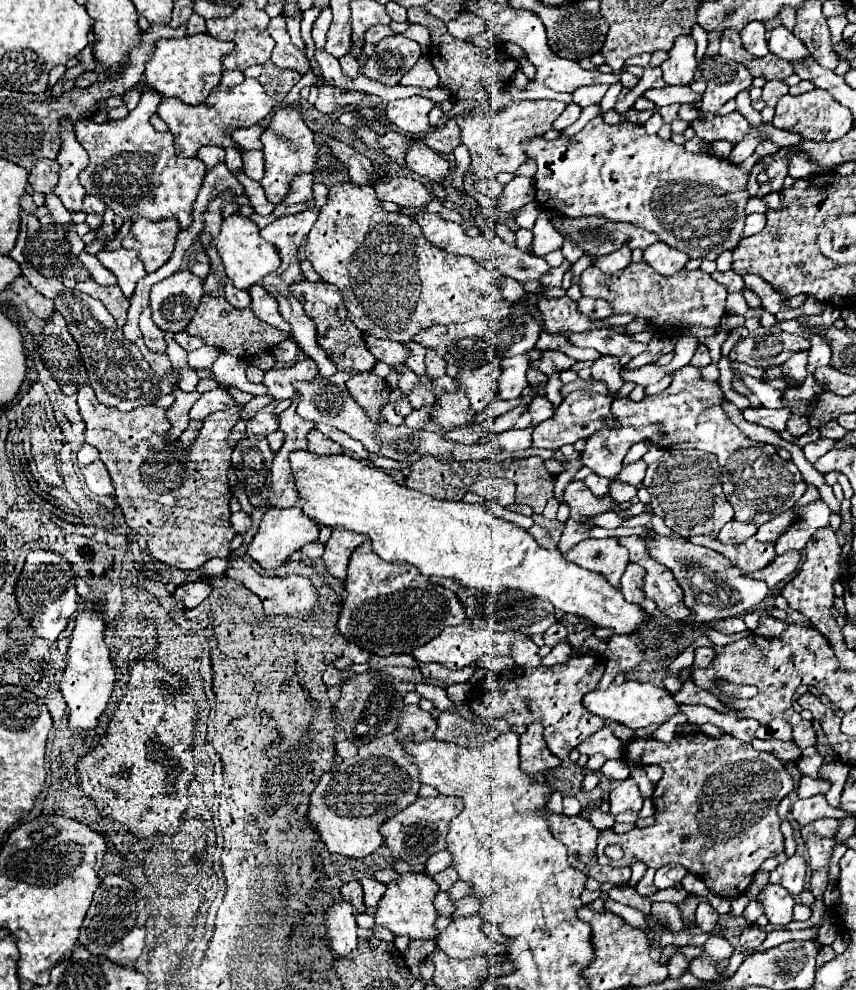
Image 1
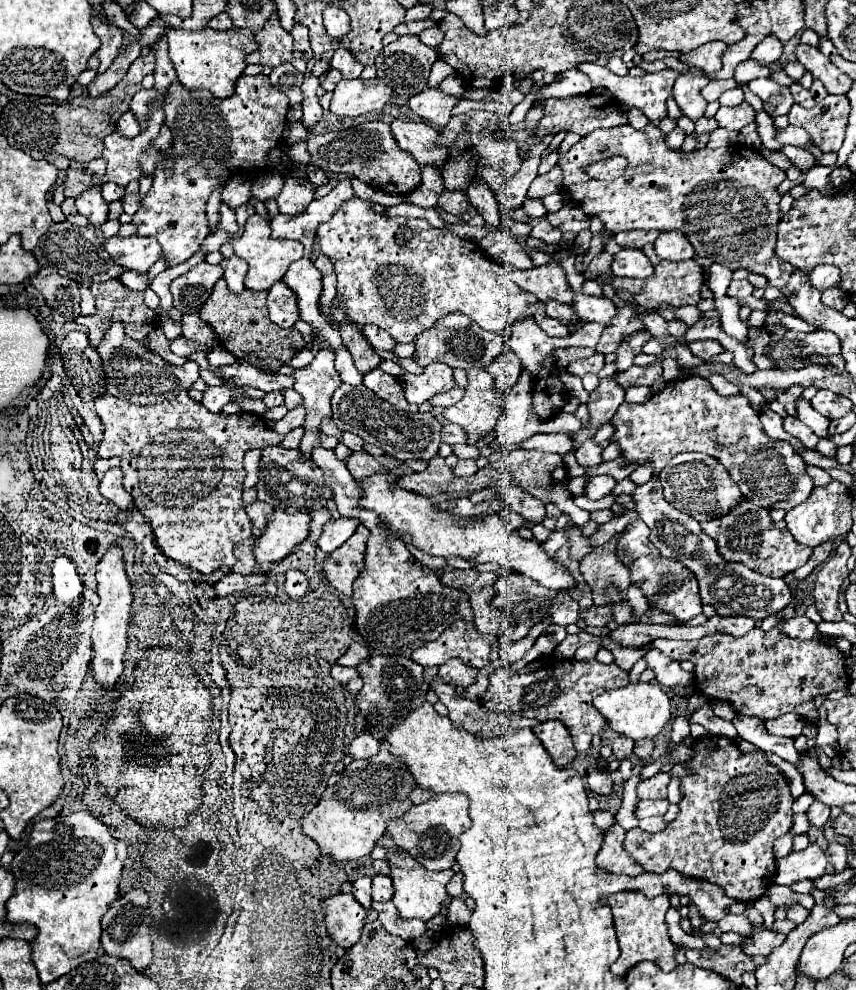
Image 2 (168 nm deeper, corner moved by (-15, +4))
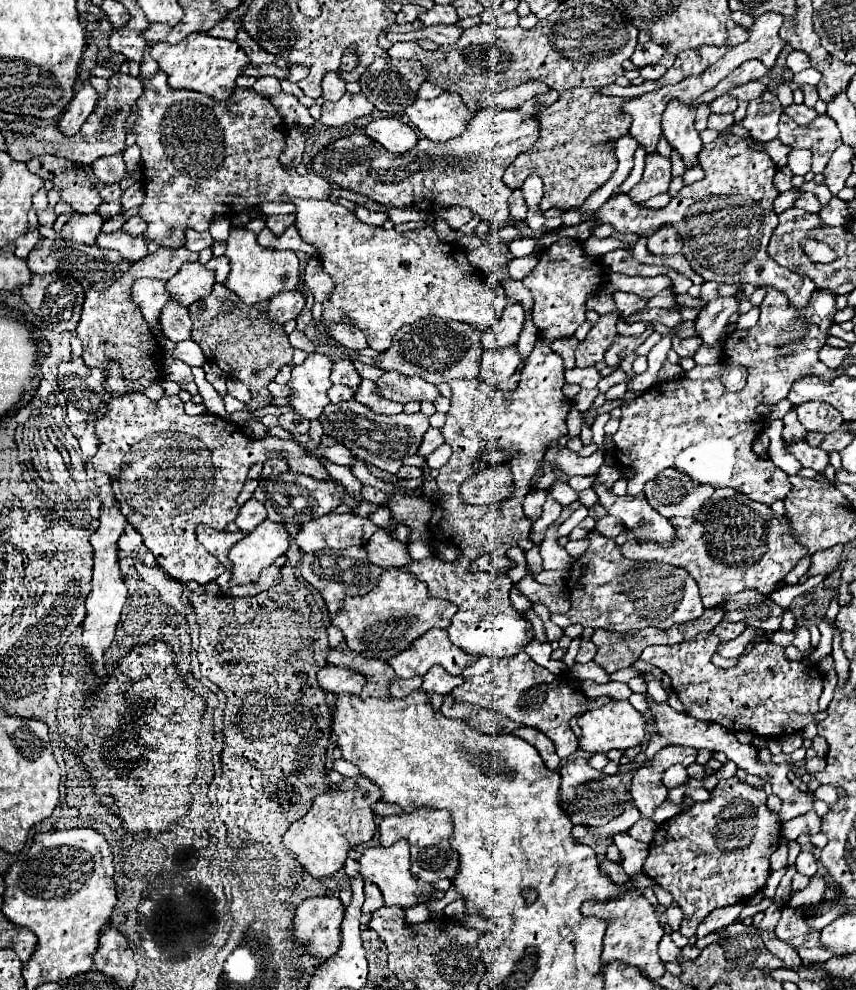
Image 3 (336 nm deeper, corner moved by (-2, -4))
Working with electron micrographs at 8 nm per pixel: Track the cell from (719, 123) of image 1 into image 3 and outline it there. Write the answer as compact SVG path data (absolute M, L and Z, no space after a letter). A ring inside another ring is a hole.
M711 114L709 116L709 122L707 122L707 128L711 130L717 130L717 132L723 132L725 128L729 128L733 124L733 116L725 116L725 114Z

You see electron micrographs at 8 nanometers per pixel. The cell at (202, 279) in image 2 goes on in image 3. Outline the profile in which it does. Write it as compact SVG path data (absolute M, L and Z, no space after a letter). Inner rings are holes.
M185 264L169 282L167 290L173 300L183 306L191 306L195 300L205 298L215 284L215 272L207 270L203 264Z

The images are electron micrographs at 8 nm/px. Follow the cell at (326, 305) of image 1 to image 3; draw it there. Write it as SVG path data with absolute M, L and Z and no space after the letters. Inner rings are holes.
M339 358L333 362L333 372L331 372L331 382L333 384L343 384L349 388L357 388L361 382L361 376L353 368L353 362L347 358Z

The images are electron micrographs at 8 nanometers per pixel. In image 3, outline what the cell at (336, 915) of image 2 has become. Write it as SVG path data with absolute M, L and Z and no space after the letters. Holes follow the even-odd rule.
M335 896L307 898L293 916L291 936L297 944L305 944L307 952L319 960L329 960L341 942L341 920L345 906Z

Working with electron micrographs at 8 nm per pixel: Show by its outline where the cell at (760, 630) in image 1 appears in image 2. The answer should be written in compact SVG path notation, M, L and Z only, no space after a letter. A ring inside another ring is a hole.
M796 616L796 618L788 618L788 620L780 620L778 626L784 634L798 638L798 640L810 640L816 634L816 624L804 616Z

